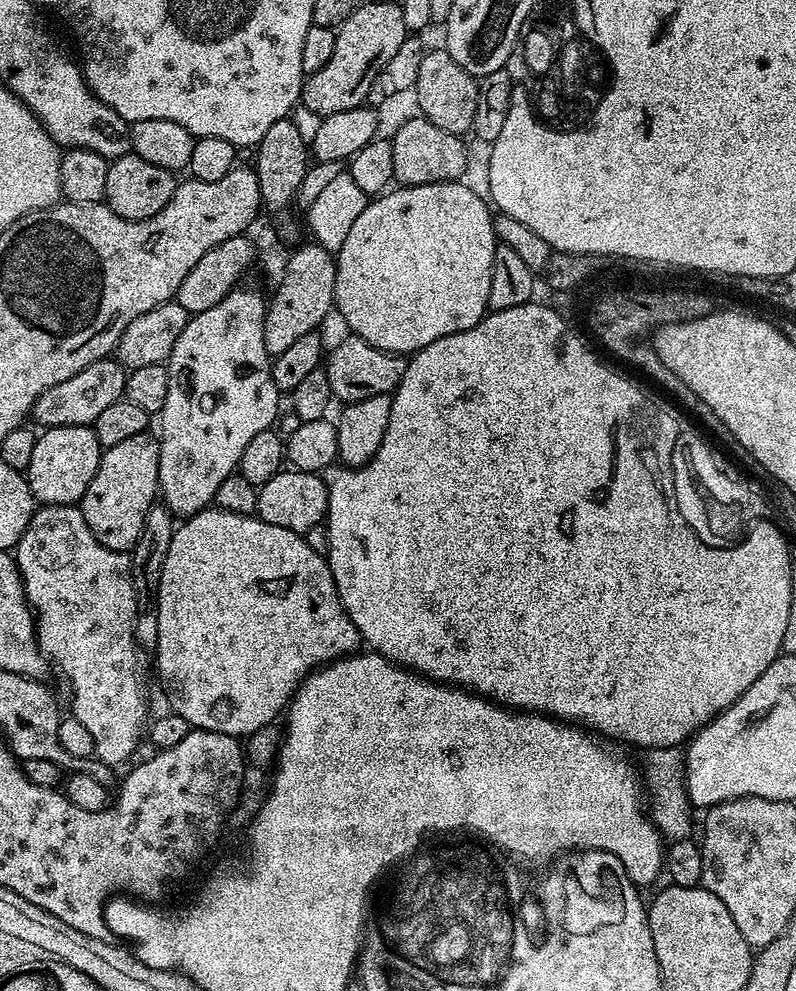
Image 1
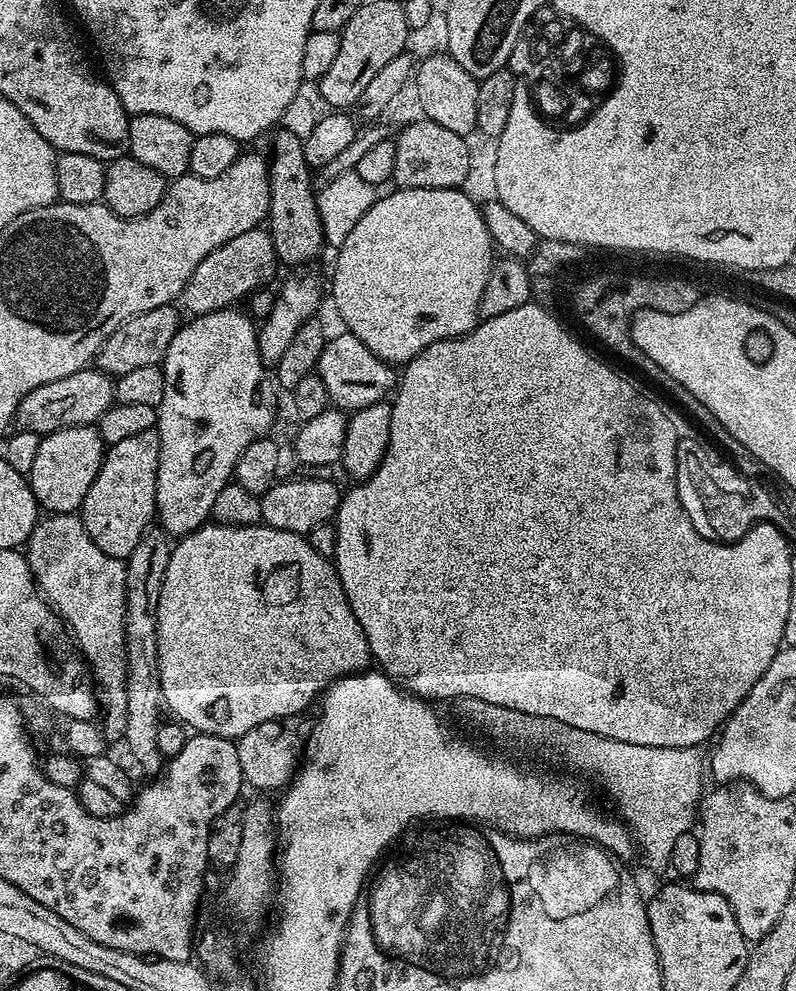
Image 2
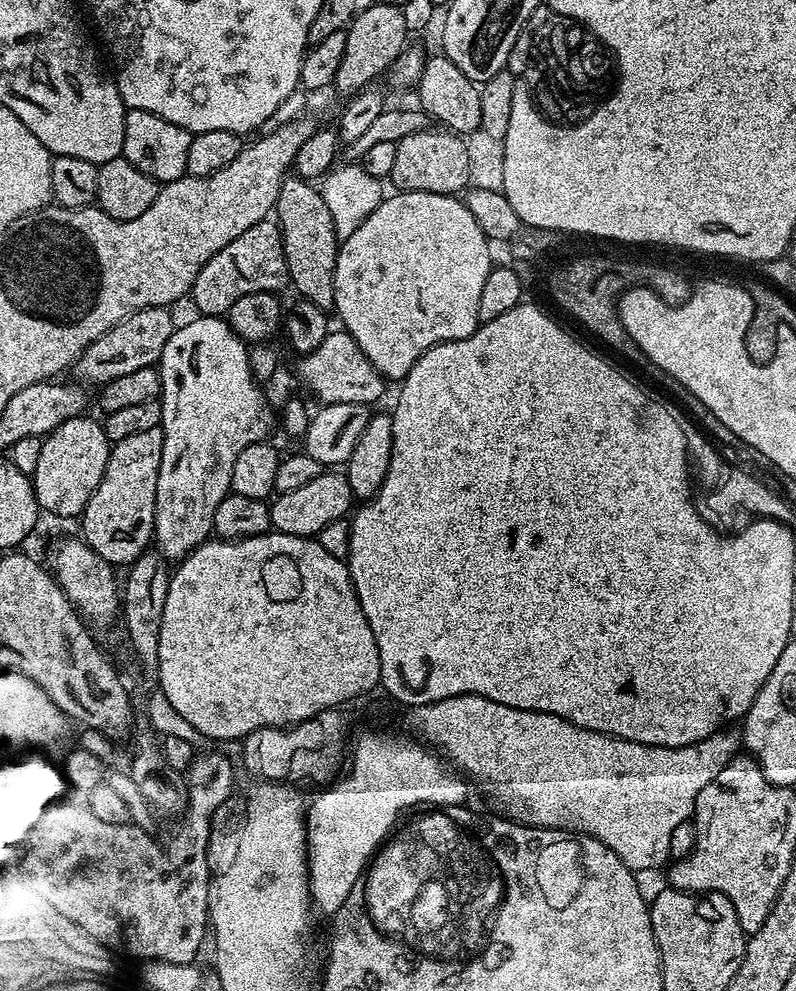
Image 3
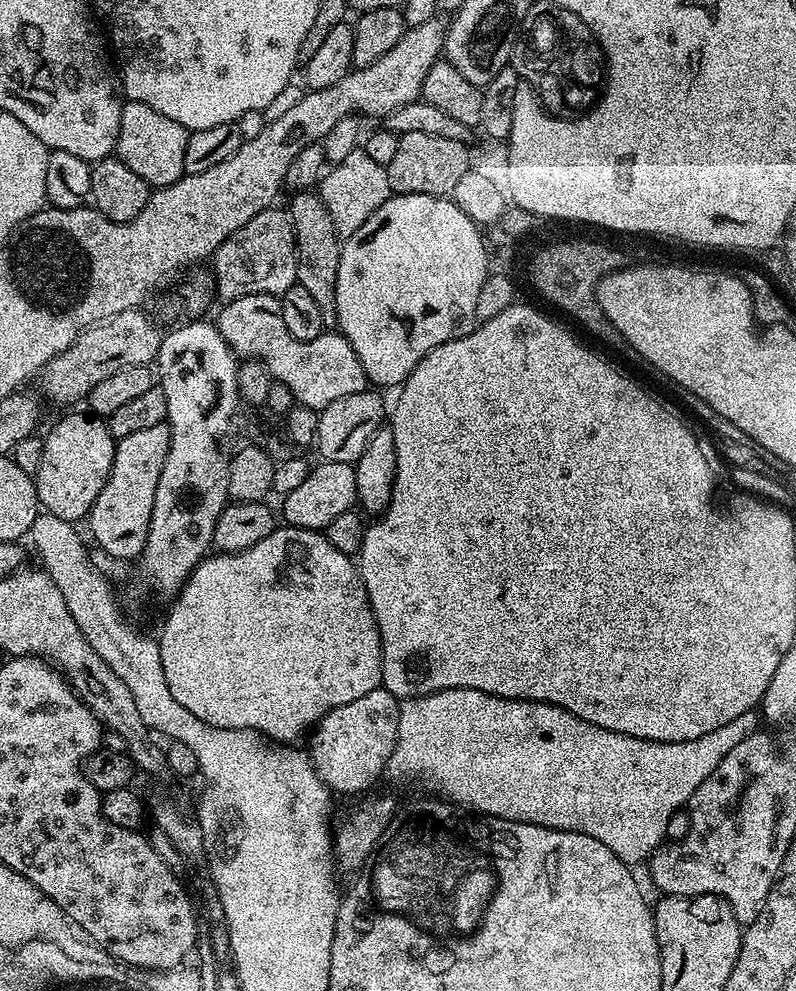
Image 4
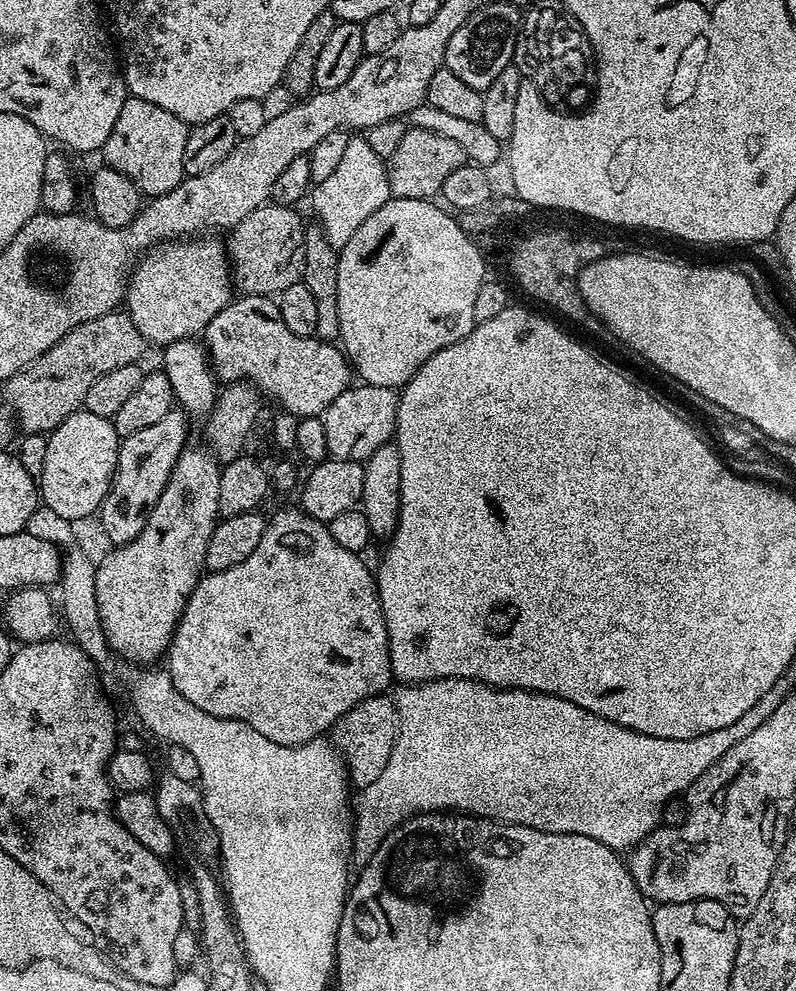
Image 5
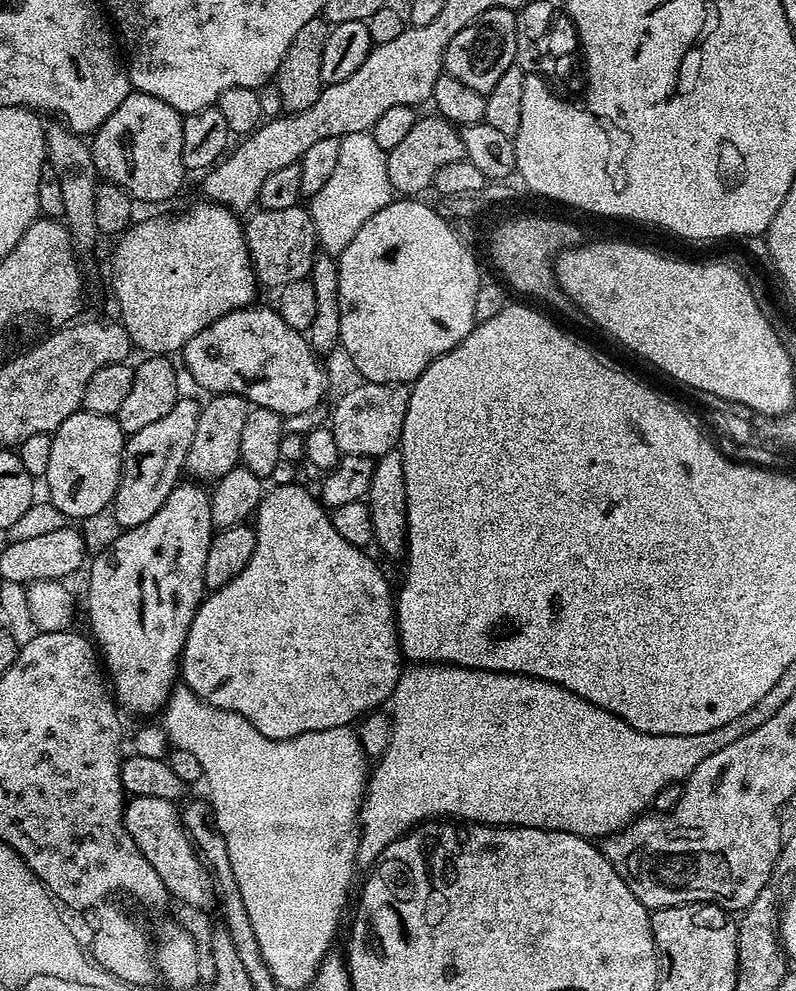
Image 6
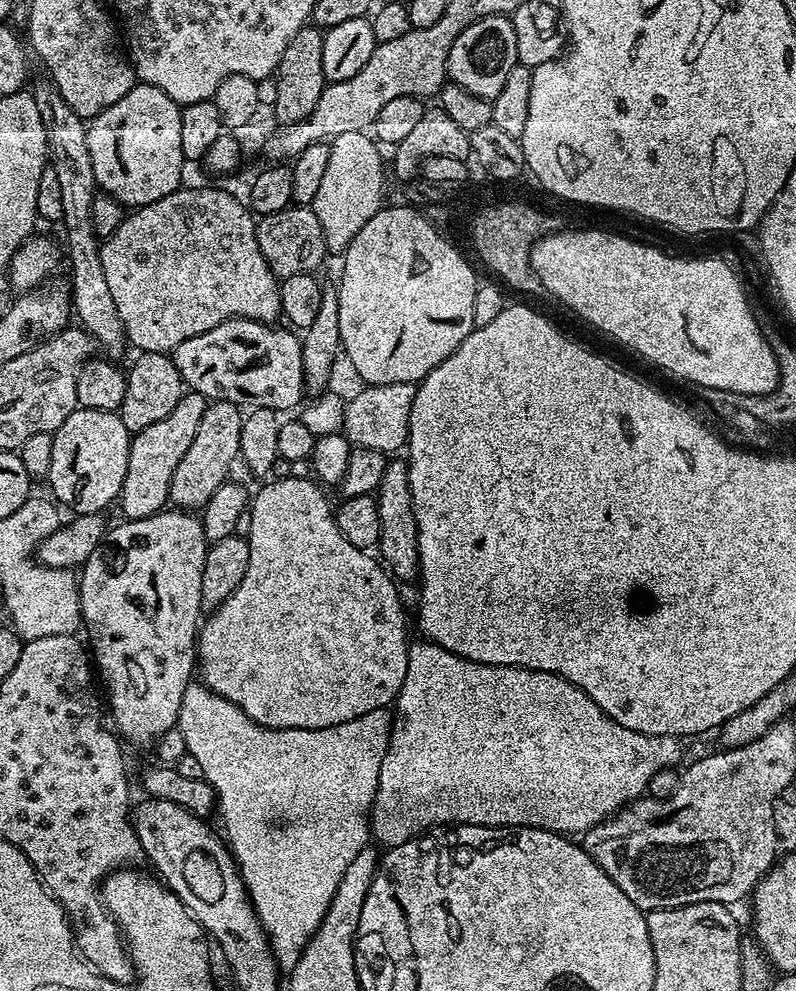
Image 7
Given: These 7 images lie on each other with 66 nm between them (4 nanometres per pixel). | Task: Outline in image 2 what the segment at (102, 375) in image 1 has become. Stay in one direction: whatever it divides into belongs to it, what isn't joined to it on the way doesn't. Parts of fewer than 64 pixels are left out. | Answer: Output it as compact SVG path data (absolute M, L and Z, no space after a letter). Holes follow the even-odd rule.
M89 366L66 378L58 378L58 382L50 382L46 386L30 390L30 394L26 394L26 398L22 398L18 406L14 424L19 430L41 434L51 434L60 428L92 426L99 421L105 410L112 407L115 398L116 385L113 377L95 366Z

